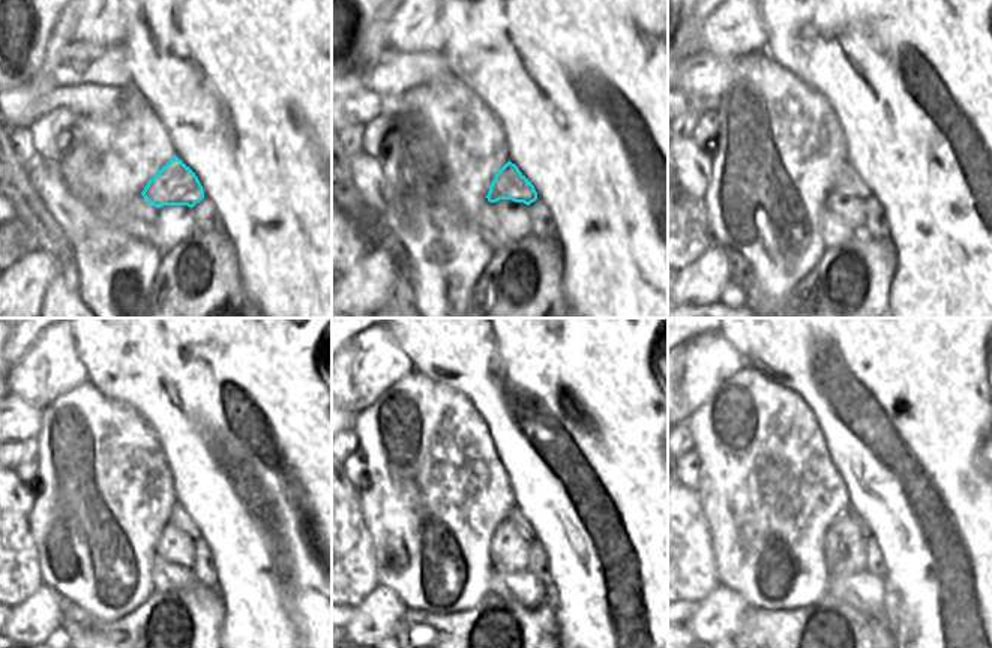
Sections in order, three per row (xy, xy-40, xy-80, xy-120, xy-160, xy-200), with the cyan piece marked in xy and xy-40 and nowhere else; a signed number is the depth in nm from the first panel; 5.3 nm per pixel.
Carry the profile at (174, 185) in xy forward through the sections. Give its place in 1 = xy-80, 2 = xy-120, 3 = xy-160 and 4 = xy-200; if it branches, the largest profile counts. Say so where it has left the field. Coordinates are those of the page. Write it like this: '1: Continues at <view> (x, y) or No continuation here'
1: Continues at xy-80 (848, 182)
2: Continues at xy-120 (179, 518)
3: Continues at xy-160 (515, 515)
4: Continues at xy-200 (865, 531)

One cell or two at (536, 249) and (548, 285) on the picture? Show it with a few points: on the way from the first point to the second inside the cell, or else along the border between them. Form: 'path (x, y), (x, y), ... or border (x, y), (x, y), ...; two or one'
path (538, 258), (541, 276); one

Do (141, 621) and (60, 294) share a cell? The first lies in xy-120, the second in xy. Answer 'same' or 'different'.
different

